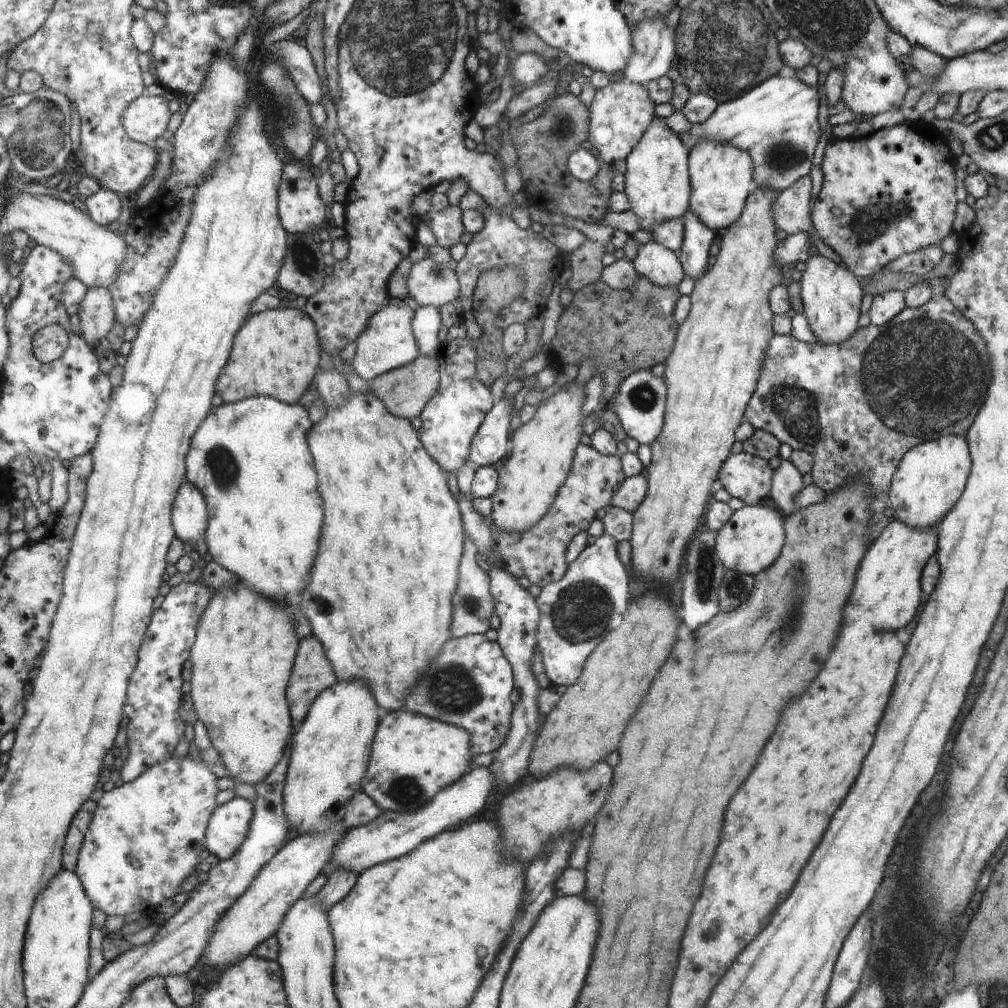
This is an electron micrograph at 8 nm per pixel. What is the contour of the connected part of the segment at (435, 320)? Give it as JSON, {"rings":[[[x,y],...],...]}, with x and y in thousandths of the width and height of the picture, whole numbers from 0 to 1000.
{"rings":[[[417,303],[412,309],[411,330],[416,340],[417,352],[435,353],[437,339],[435,331],[438,323],[436,306]]]}

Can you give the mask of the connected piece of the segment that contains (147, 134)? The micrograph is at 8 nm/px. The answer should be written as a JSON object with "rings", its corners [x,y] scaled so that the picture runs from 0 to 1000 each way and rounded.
{"rings":[[[139,95],[123,115],[123,125],[133,139],[150,143],[161,137],[173,112],[169,110],[169,100],[159,95]]]}

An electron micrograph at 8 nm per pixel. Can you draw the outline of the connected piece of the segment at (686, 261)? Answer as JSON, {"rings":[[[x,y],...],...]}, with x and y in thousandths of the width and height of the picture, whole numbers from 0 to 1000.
{"rings":[[[686,208],[679,214],[678,220],[679,238],[677,238],[675,254],[672,255],[680,272],[683,272],[690,280],[703,267],[704,244],[706,244],[710,232],[692,220],[692,216],[687,212]]]}

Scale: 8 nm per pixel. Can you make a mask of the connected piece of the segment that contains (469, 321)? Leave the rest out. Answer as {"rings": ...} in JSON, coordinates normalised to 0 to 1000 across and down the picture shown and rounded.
{"rings":[[[464,188],[457,195],[455,205],[457,208],[468,207],[474,208],[480,214],[480,226],[471,232],[468,239],[462,243],[462,252],[458,258],[453,260],[451,272],[455,276],[458,284],[457,293],[455,294],[458,302],[457,320],[463,325],[463,336],[474,337],[478,331],[478,326],[471,316],[470,309],[470,292],[474,284],[475,274],[480,270],[494,268],[494,266],[506,265],[516,266],[520,270],[520,288],[540,288],[546,292],[550,286],[550,280],[558,270],[557,259],[558,253],[553,243],[548,242],[543,235],[537,231],[531,231],[527,226],[518,227],[510,221],[501,211],[494,212],[484,206],[485,202],[472,190]]]}

